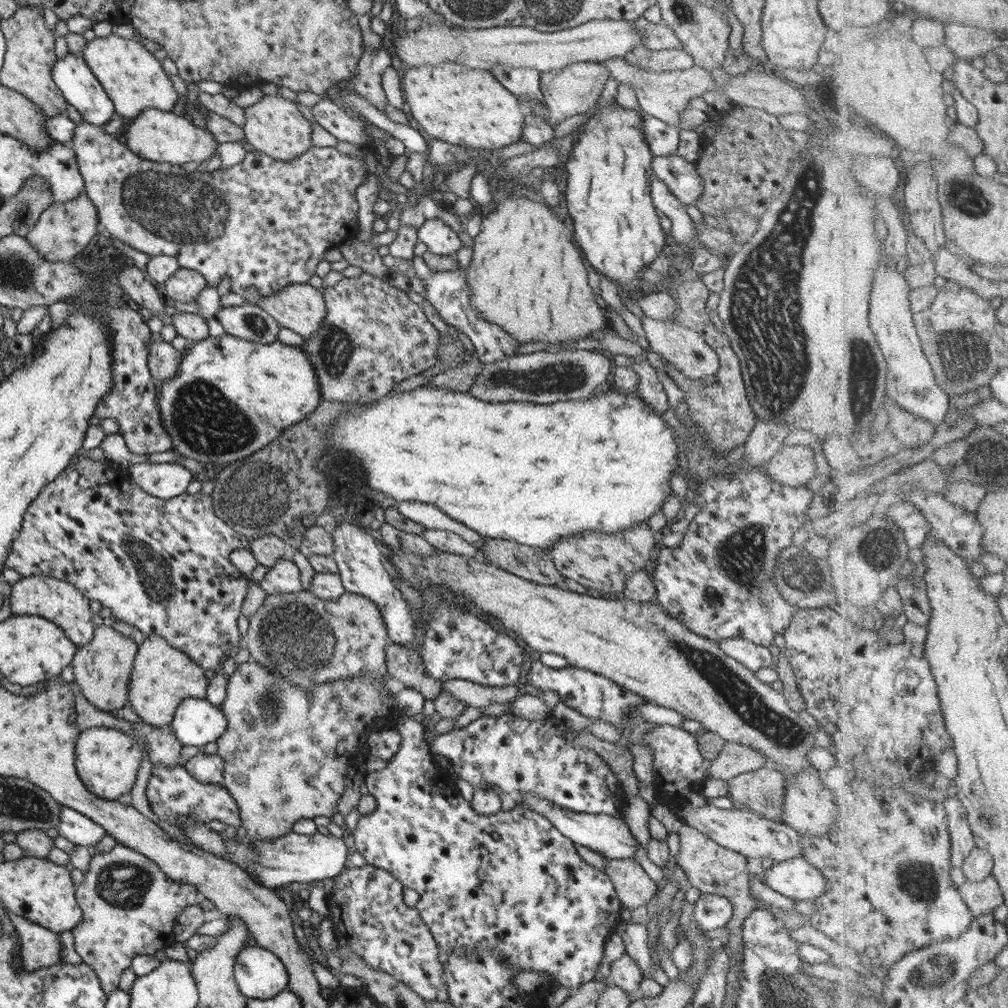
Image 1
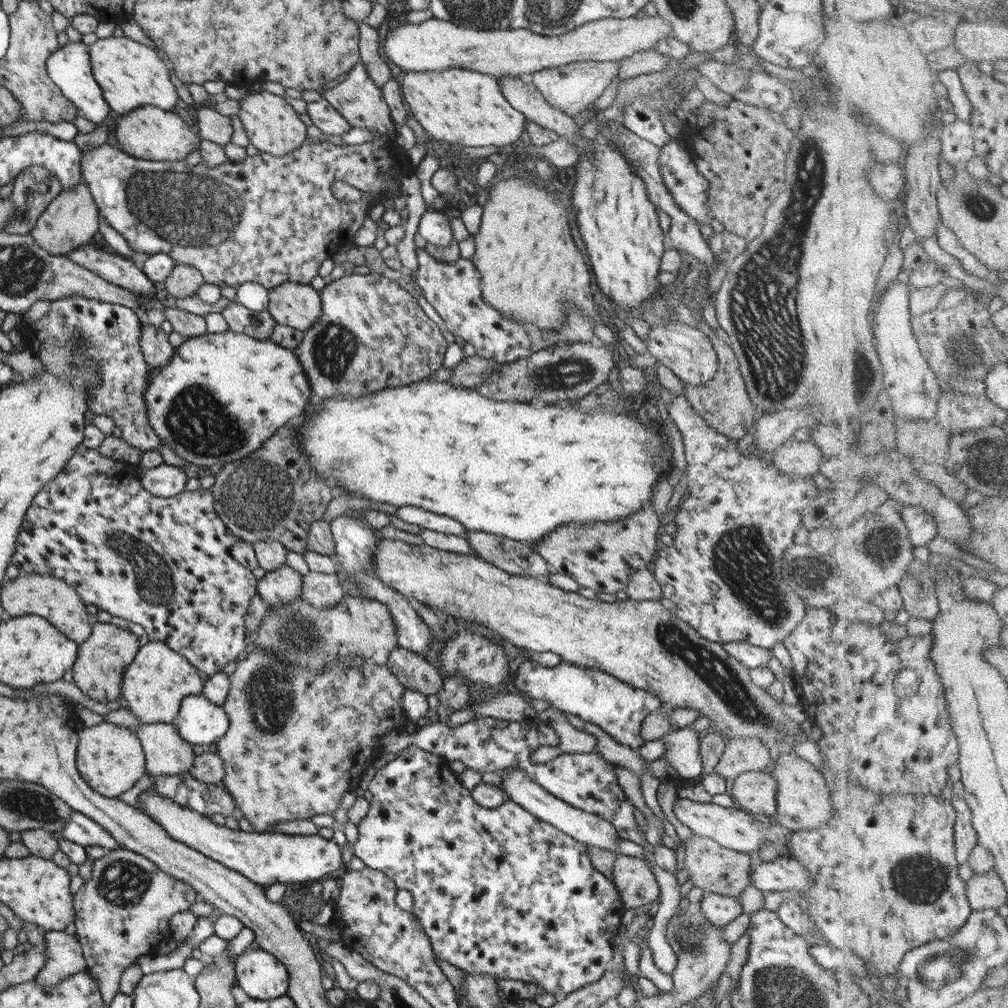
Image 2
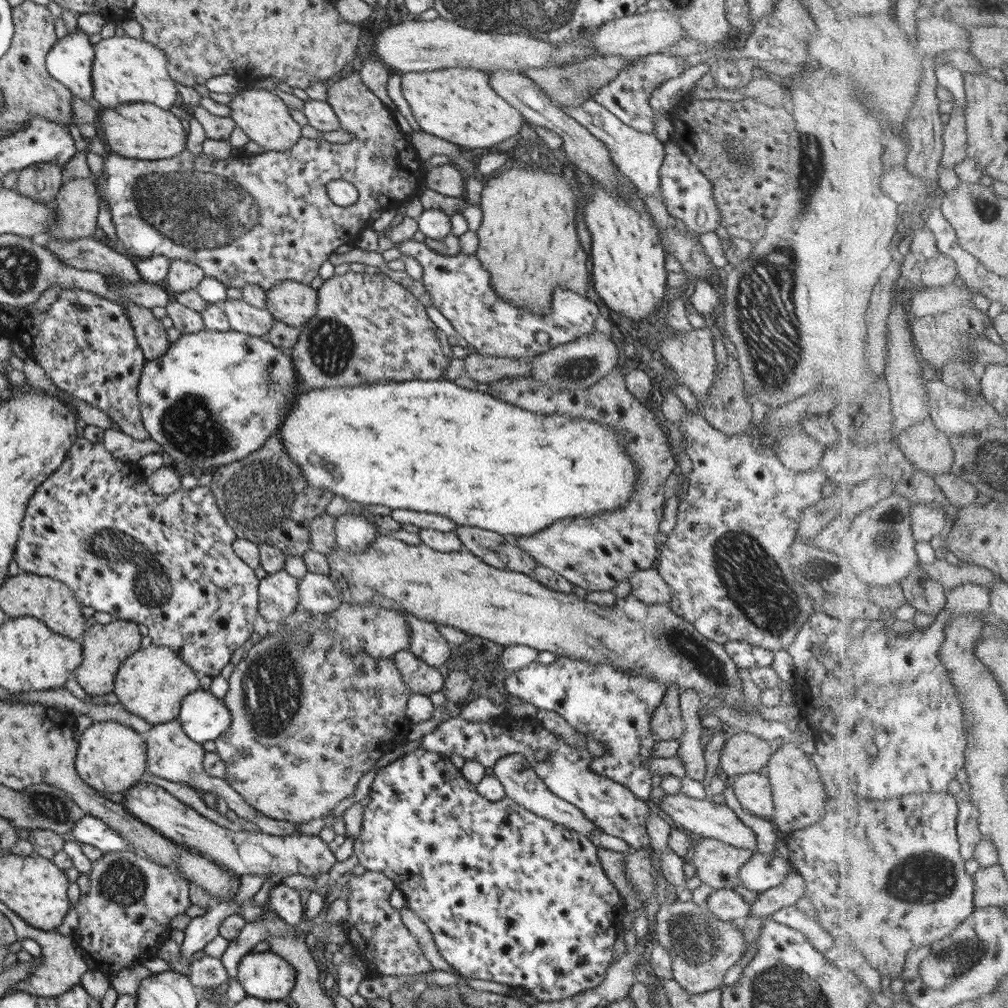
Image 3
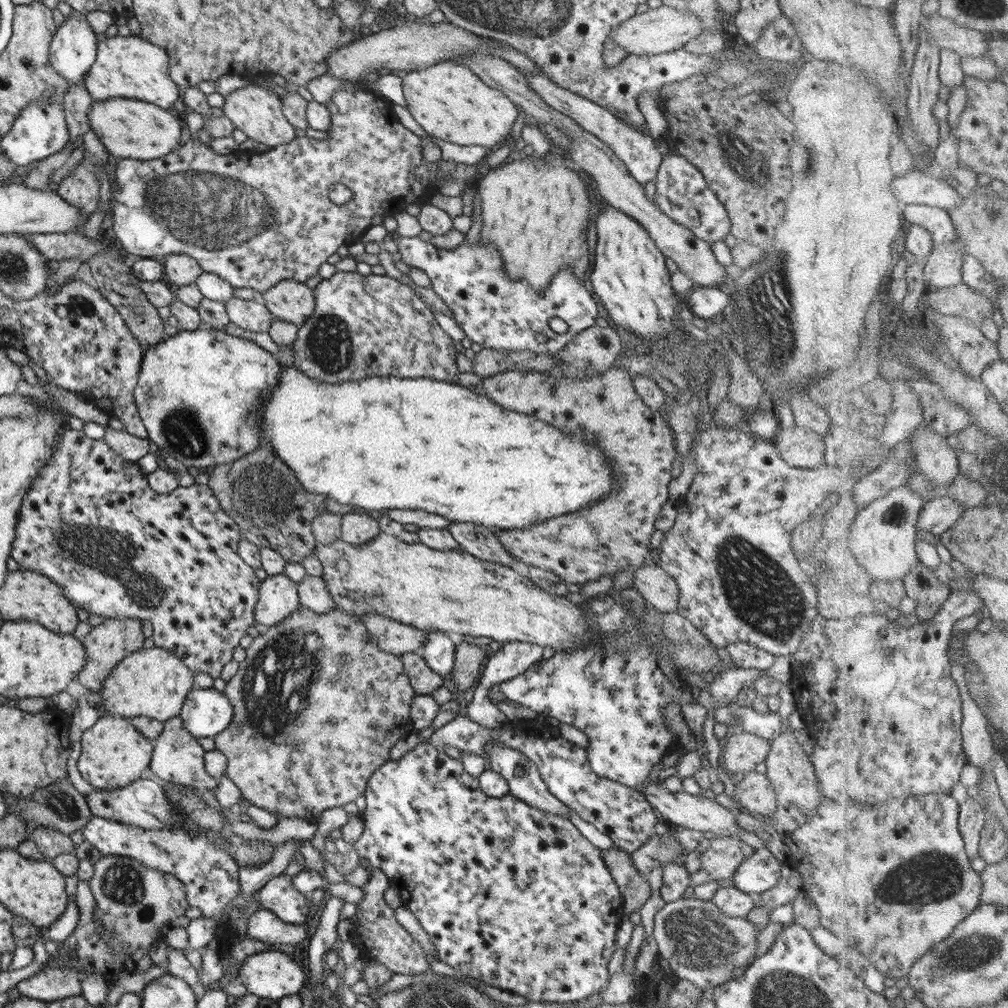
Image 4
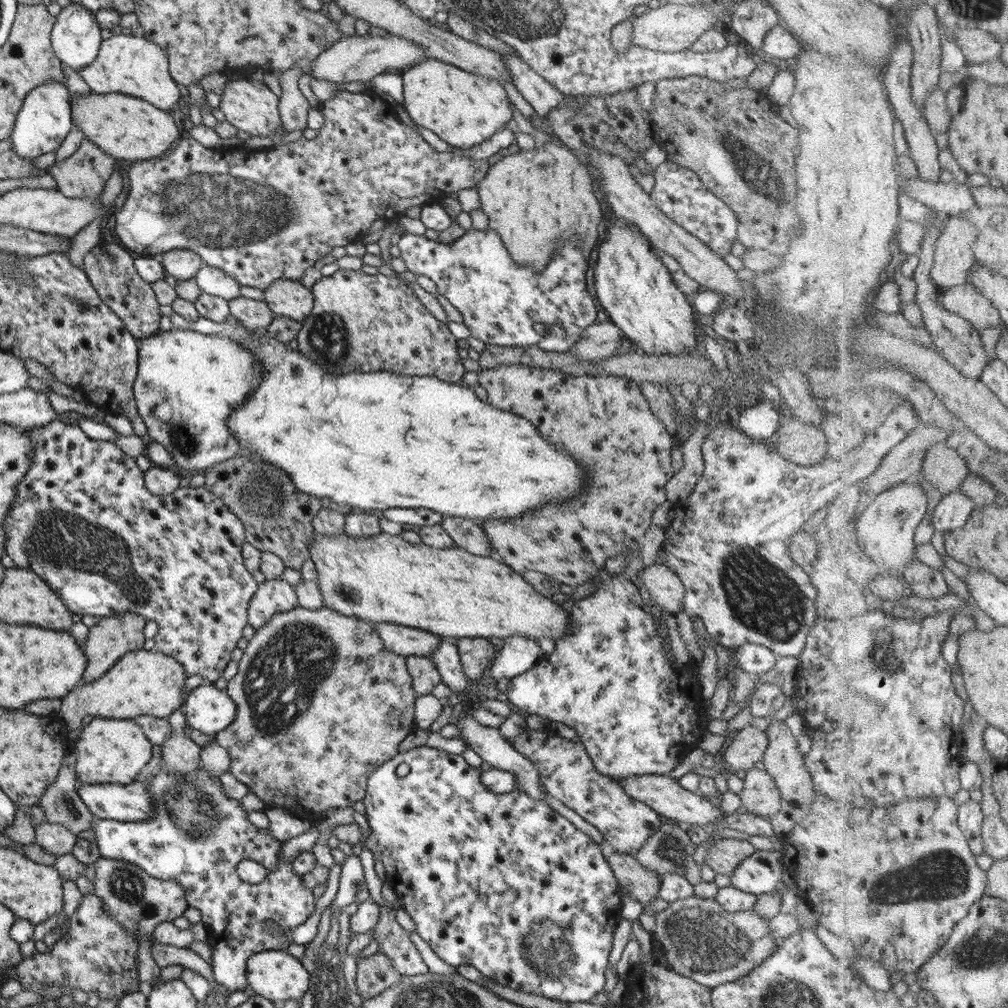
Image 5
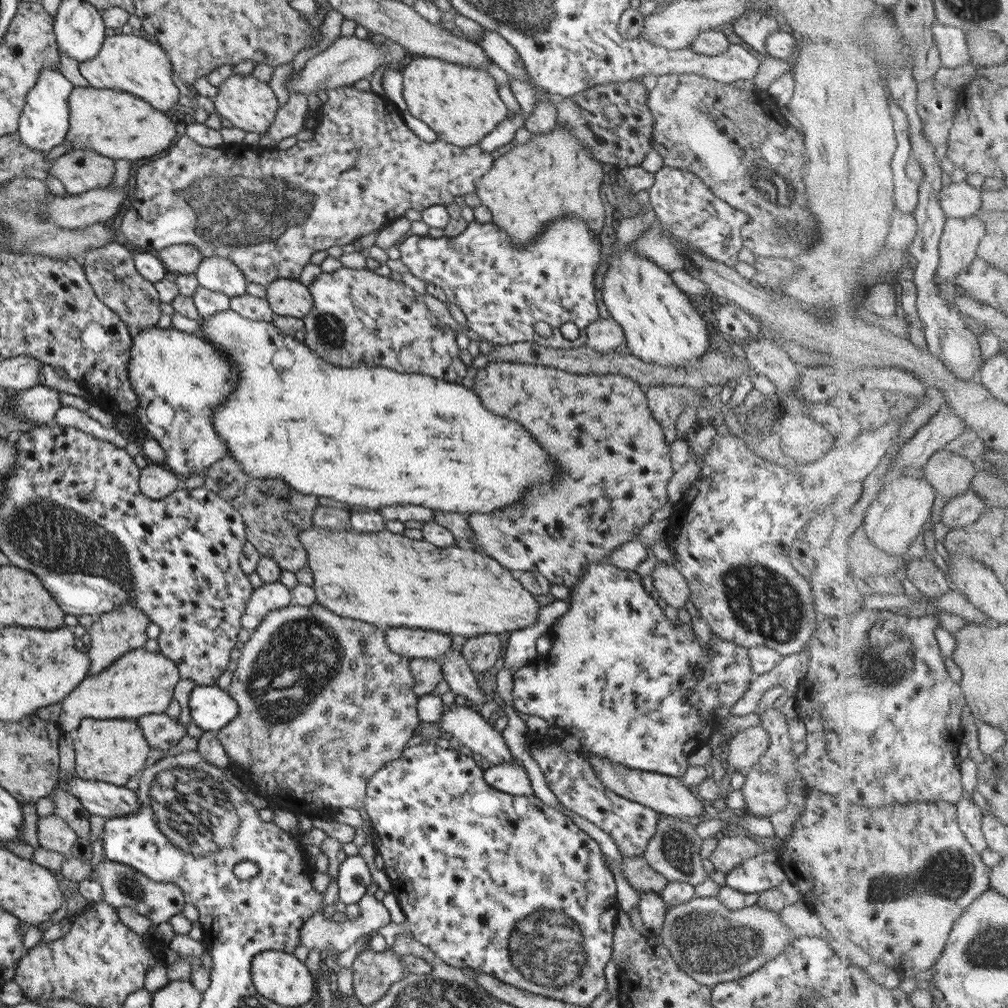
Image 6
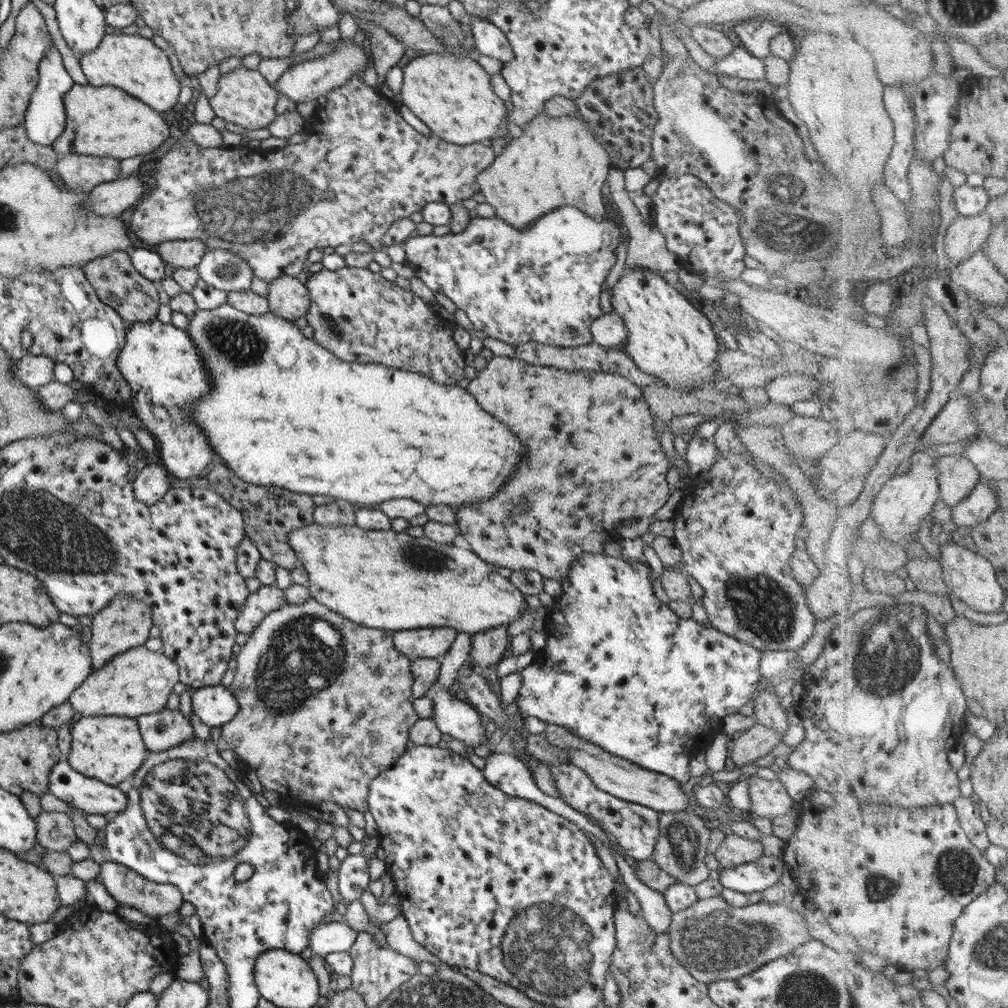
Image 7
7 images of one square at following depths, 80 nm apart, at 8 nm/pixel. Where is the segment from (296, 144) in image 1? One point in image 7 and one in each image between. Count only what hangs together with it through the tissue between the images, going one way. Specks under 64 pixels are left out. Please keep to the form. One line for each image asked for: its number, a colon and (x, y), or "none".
2: (270, 124)
3: (263, 117)
4: (256, 112)
5: (247, 105)
6: (247, 104)
7: (243, 98)

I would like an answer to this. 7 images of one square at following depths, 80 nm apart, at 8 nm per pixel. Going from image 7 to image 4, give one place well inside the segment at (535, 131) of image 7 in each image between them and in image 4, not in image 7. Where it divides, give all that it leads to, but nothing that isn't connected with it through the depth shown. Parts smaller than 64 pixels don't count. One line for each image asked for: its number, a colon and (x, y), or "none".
4: (535, 211)
5: (534, 199)
6: (551, 175)

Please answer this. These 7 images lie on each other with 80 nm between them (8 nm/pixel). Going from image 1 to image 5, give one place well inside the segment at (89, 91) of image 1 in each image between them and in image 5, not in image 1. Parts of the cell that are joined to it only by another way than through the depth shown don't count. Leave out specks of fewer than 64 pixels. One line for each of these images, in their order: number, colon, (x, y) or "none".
2: (68, 67)
3: (69, 59)
4: (72, 49)
5: (74, 38)

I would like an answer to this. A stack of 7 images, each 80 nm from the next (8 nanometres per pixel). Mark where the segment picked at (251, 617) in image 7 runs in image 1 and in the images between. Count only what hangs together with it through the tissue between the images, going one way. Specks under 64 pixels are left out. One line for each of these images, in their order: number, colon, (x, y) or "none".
1: (282, 578)
2: (282, 585)
3: (277, 593)
4: (277, 596)
5: (273, 596)
6: (270, 596)

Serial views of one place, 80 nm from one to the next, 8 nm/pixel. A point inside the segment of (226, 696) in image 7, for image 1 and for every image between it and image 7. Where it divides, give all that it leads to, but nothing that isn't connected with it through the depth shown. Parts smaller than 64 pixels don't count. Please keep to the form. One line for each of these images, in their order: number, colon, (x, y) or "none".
1: (195, 722)
2: (198, 721)
3: (202, 717)
4: (205, 712)
5: (207, 709)
6: (210, 708)

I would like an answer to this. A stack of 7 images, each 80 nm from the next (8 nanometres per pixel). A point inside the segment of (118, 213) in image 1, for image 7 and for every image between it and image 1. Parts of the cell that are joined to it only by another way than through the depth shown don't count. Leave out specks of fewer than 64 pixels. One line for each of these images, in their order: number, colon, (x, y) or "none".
2: (268, 219)
3: (260, 219)
4: (253, 219)
5: (260, 215)
6: (265, 210)
7: (362, 168)

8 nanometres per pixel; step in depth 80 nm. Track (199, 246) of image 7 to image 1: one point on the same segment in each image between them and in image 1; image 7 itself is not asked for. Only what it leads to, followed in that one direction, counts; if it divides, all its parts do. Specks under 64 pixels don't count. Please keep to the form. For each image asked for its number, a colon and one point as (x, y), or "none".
1: (183, 285)
2: (183, 280)
3: (181, 275)
4: (179, 269)
5: (178, 264)
6: (177, 259)

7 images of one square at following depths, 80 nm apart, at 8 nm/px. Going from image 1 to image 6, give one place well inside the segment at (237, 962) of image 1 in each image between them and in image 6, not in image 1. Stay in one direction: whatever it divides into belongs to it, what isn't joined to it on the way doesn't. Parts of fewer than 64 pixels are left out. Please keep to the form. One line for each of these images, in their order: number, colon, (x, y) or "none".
2: (260, 975)
3: (264, 975)
4: (270, 975)
5: (275, 975)
6: (280, 977)

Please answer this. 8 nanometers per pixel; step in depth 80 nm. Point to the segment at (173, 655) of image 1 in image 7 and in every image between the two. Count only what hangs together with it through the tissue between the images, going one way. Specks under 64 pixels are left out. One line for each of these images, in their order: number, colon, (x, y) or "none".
2: (153, 685)
3: (151, 683)
4: (153, 682)
5: (142, 682)
6: (139, 682)
7: (135, 682)

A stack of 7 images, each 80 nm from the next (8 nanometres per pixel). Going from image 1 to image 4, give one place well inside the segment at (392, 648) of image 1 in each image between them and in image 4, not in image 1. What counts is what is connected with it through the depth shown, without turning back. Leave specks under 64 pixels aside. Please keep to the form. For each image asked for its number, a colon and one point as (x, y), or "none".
2: (411, 670)
3: (421, 678)
4: (423, 680)

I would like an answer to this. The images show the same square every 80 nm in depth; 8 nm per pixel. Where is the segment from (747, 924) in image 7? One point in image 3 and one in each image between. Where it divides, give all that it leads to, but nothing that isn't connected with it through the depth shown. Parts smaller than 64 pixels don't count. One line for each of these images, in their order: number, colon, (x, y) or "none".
3: (702, 947)
4: (701, 944)
5: (701, 941)
6: (713, 944)

